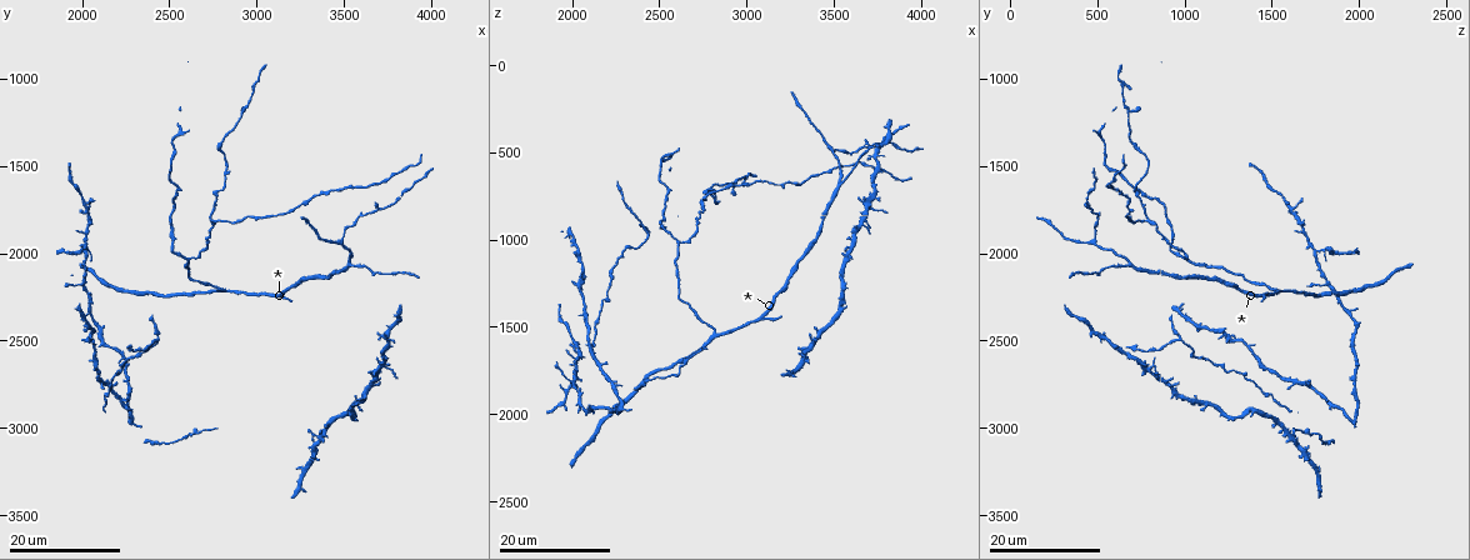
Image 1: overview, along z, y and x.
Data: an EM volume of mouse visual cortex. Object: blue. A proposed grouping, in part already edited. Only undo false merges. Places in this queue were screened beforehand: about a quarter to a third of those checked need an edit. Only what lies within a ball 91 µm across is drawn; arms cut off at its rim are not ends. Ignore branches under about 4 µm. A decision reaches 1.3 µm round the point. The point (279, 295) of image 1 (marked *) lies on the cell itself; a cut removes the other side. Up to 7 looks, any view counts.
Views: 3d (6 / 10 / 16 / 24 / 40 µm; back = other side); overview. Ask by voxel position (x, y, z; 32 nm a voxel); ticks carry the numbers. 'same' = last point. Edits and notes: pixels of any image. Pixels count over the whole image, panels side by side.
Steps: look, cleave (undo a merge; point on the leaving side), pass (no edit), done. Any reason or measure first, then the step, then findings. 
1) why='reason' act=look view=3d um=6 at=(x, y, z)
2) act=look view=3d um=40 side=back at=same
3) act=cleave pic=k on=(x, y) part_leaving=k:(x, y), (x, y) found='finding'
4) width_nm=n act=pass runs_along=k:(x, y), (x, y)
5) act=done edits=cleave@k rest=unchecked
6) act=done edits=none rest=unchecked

why='small branch off a trunk' act=look view=3d um=16 at=(3700, 2680, 800)

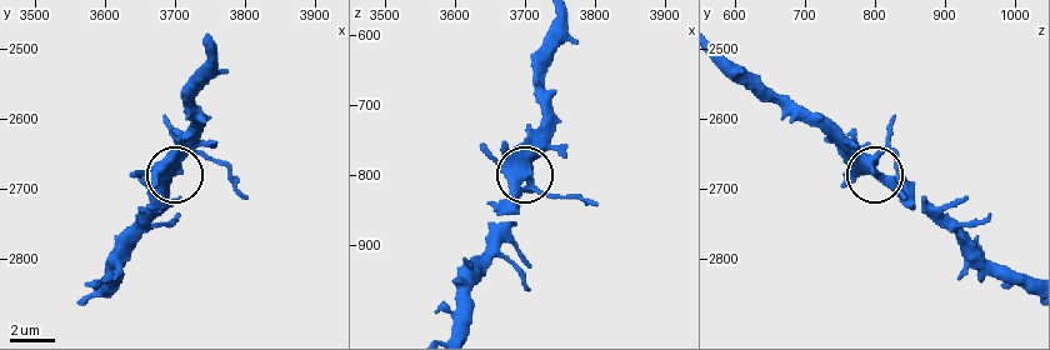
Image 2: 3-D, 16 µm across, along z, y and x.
act=look view=3d um=6 at=(3695, 2660, 800)

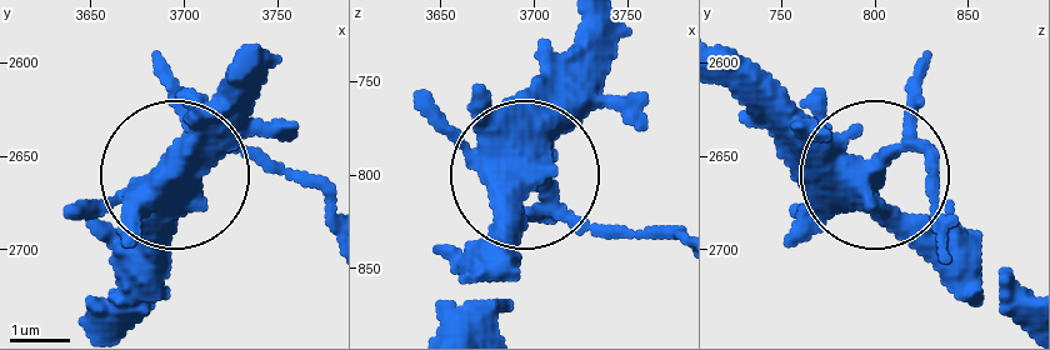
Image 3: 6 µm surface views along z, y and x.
width_nm=470 act=pass found='all the same cell'

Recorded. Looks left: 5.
why='branch point' act=look view=3d um=24 at=(2420, 2480, 960)

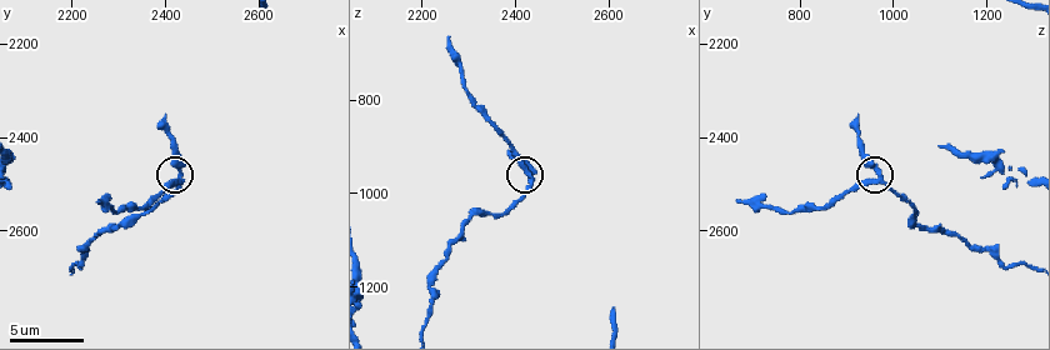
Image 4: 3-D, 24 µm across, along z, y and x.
why='zoom in' act=look view=3d um=6 at=(2435, 2485, 970)

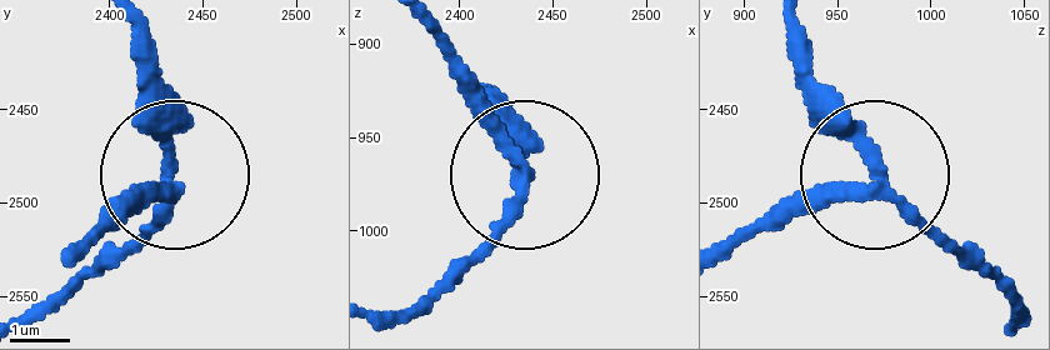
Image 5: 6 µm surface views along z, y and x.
act=cleave pic=5 on=(116, 214) part_leaving=5:(165, 188), (90, 248) found='two cells meet here'

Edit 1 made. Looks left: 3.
why='arms part here' act=look view=3d um=24 at=(3480, 1920, 460)

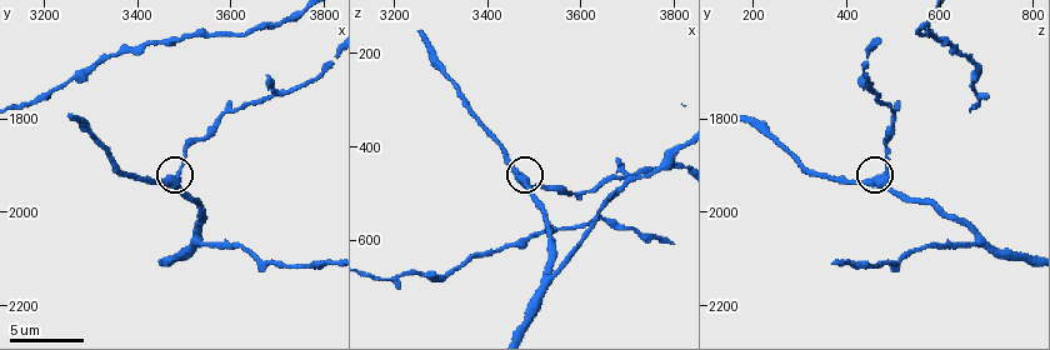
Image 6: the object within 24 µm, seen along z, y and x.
act=look view=3d um=10 at=(3490, 1925, 480)

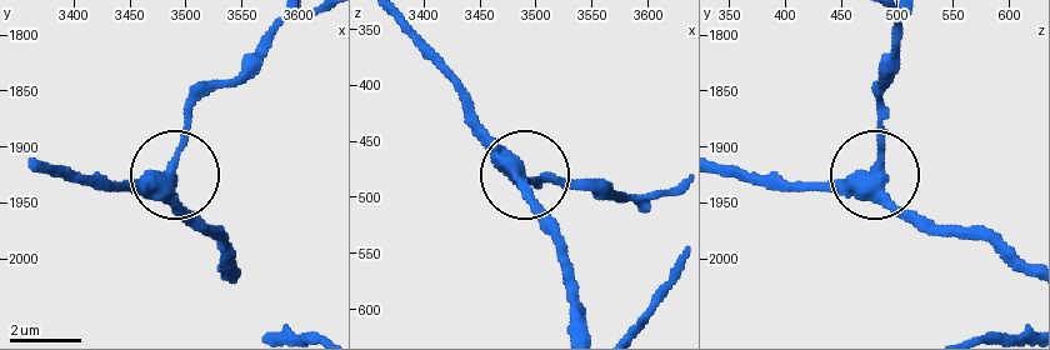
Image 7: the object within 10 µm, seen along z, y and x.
why='from behind' act=look view=3d um=10 side=back at=(3484, 1920, 478)

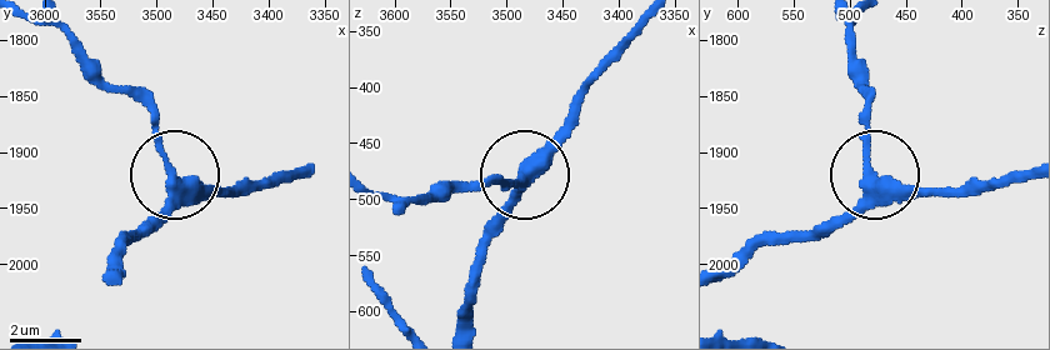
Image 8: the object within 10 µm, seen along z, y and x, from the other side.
arms=3 act=pass runs_along=8:(469, 323), (484, 233), (591, 84) found='continuous, no second cell'

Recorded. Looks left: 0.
act=done edits=cleave@5 rest=unchecked

